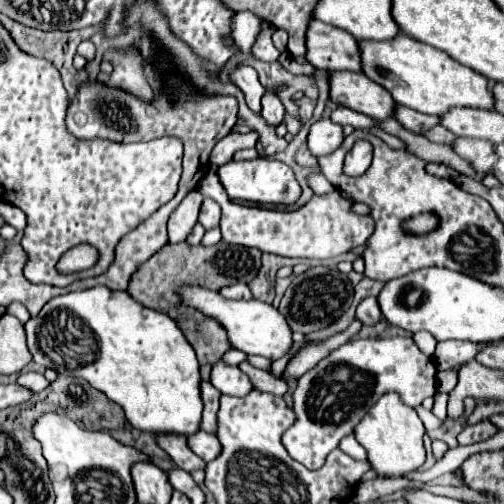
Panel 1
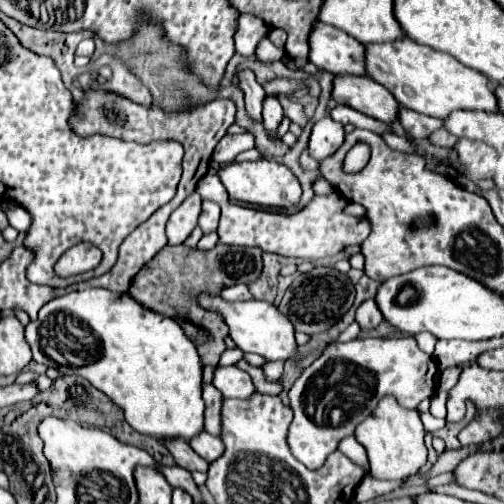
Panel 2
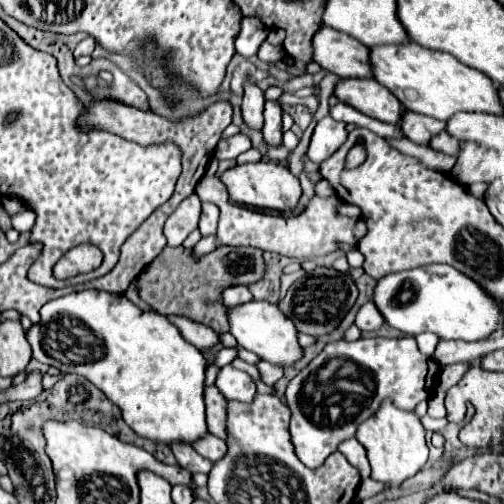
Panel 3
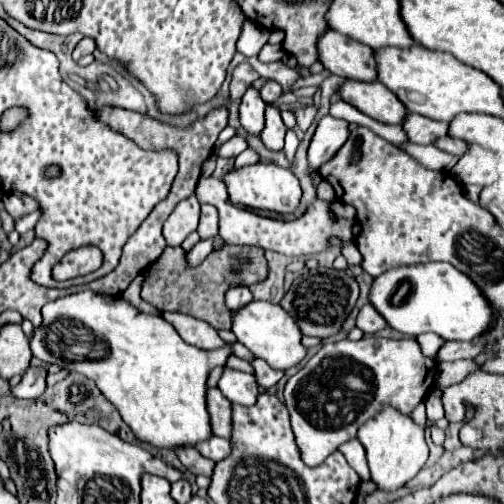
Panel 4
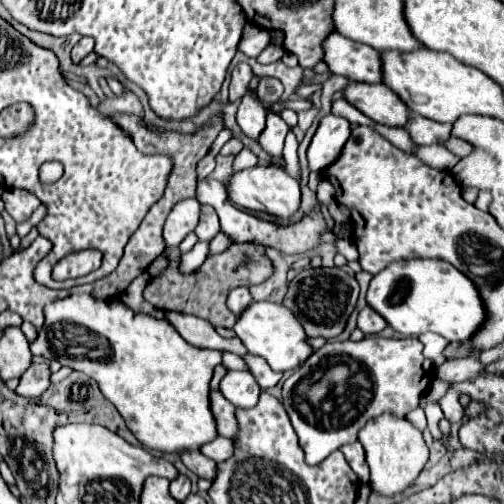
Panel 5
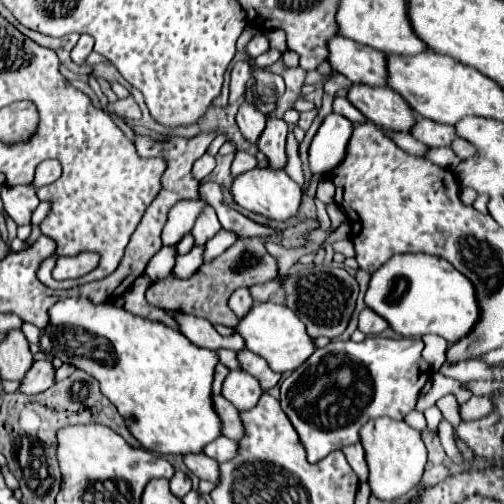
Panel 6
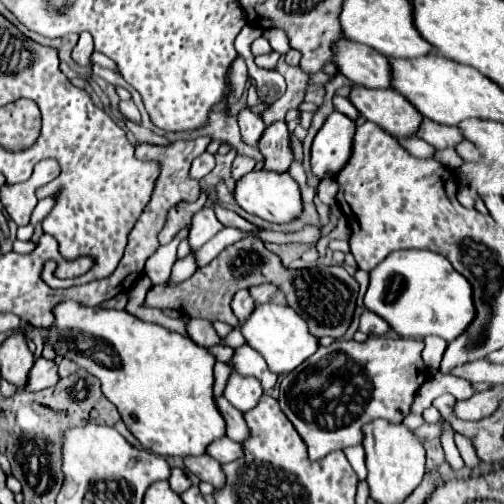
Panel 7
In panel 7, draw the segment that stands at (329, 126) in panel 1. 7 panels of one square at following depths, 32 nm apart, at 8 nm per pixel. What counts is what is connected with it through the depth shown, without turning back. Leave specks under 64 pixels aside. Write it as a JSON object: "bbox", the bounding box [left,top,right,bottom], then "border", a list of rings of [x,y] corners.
{"bbox":[310,112,356,178],"border":[[[332,112],[326,118],[314,136],[310,150],[310,166],[316,178],[332,178],[344,166],[344,162],[348,162],[354,130],[356,124],[340,112]]]}

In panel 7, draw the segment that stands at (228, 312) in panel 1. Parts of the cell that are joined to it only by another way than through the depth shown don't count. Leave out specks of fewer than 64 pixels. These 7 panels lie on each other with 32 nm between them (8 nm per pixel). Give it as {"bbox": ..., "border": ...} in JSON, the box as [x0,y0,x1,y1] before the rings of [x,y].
{"bbox":[240,304,318,374],"border":[[[278,304],[256,306],[252,316],[248,316],[240,324],[240,332],[246,338],[248,346],[252,346],[256,352],[260,352],[264,356],[264,360],[268,362],[268,368],[276,374],[292,372],[318,350],[318,338],[314,338],[308,332],[308,326],[304,324],[304,320],[288,306],[278,306]]]}

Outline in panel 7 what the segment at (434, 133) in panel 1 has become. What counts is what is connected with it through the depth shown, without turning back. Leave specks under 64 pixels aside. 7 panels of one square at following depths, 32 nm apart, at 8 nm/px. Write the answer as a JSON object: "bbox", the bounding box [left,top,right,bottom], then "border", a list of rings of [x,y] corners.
{"bbox":[456,140,484,160],"border":[[[468,140],[458,142],[458,144],[456,144],[456,152],[458,152],[458,156],[460,156],[462,160],[484,160],[484,158],[480,156],[478,148],[476,148],[472,142],[468,142]]]}

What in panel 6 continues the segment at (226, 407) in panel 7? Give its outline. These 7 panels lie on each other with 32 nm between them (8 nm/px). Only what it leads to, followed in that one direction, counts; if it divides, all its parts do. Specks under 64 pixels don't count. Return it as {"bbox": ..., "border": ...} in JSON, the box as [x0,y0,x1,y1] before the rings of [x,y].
{"bbox":[212,394,242,442],"border":[[[212,394],[212,404],[214,404],[214,410],[222,422],[220,430],[222,430],[222,436],[238,442],[240,436],[242,436],[242,424],[240,424],[240,416],[238,416],[238,410],[222,396],[222,394]]]}

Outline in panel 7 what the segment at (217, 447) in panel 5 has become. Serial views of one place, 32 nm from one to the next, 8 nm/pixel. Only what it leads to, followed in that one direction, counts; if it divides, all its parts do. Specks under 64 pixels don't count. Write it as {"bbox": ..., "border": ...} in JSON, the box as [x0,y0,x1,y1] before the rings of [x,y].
{"bbox":[206,436,242,464],"border":[[[226,436],[214,440],[206,448],[206,454],[212,456],[212,458],[216,458],[220,464],[226,464],[226,462],[232,462],[232,460],[240,458],[240,452],[242,452],[242,444],[238,444],[234,440],[228,440]]]}

